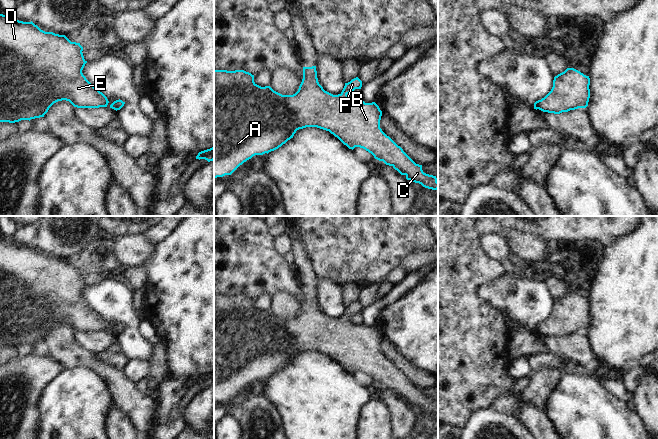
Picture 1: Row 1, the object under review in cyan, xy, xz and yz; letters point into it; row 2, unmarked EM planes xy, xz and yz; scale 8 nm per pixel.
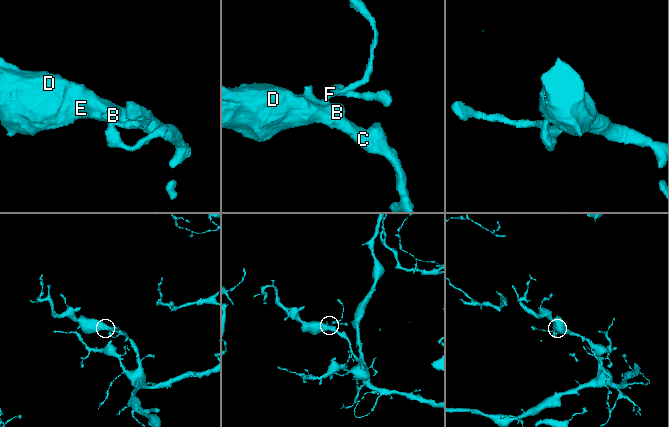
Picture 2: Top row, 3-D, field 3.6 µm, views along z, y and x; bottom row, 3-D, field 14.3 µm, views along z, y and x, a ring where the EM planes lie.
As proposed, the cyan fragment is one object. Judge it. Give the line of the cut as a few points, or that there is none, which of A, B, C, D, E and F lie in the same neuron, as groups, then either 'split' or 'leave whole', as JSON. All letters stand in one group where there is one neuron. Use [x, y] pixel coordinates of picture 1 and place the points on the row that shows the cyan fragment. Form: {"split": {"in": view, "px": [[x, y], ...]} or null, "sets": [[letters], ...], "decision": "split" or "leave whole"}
{"split": null, "sets": [["A", "B", "C", "D", "E", "F"]], "decision": "leave whole"}

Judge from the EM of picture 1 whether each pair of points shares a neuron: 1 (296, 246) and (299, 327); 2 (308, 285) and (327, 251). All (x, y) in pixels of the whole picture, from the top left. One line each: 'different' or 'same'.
1: same
2: different

